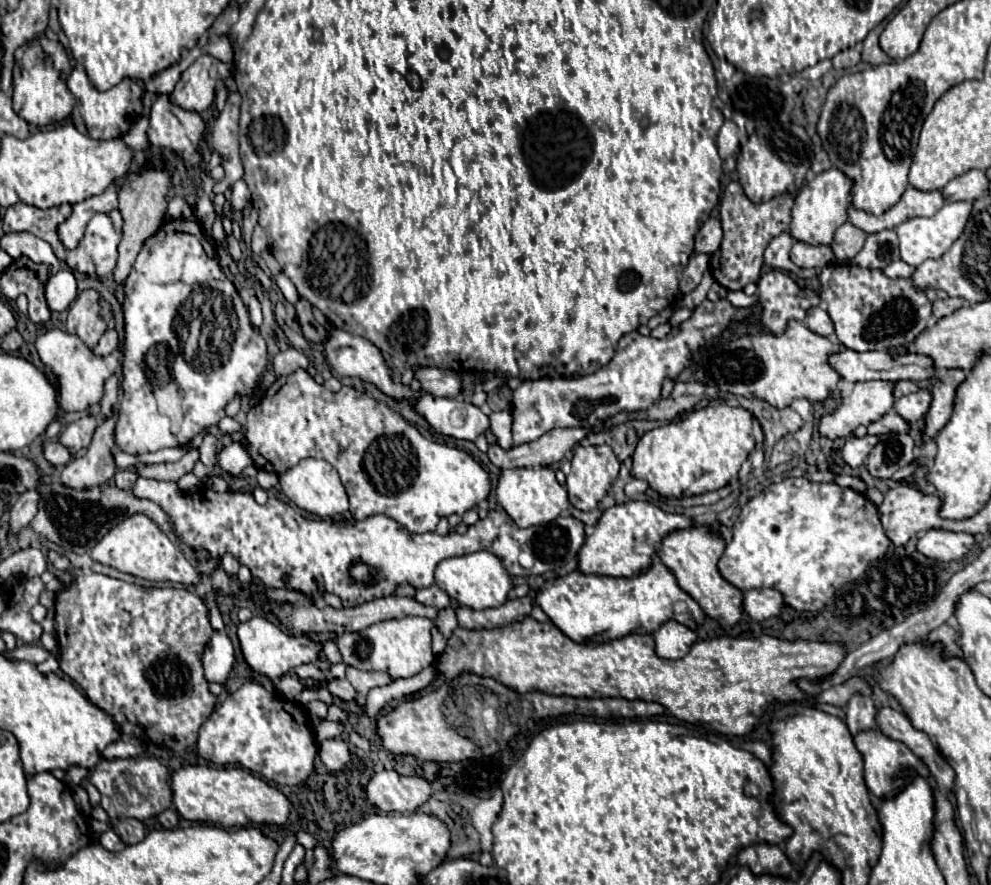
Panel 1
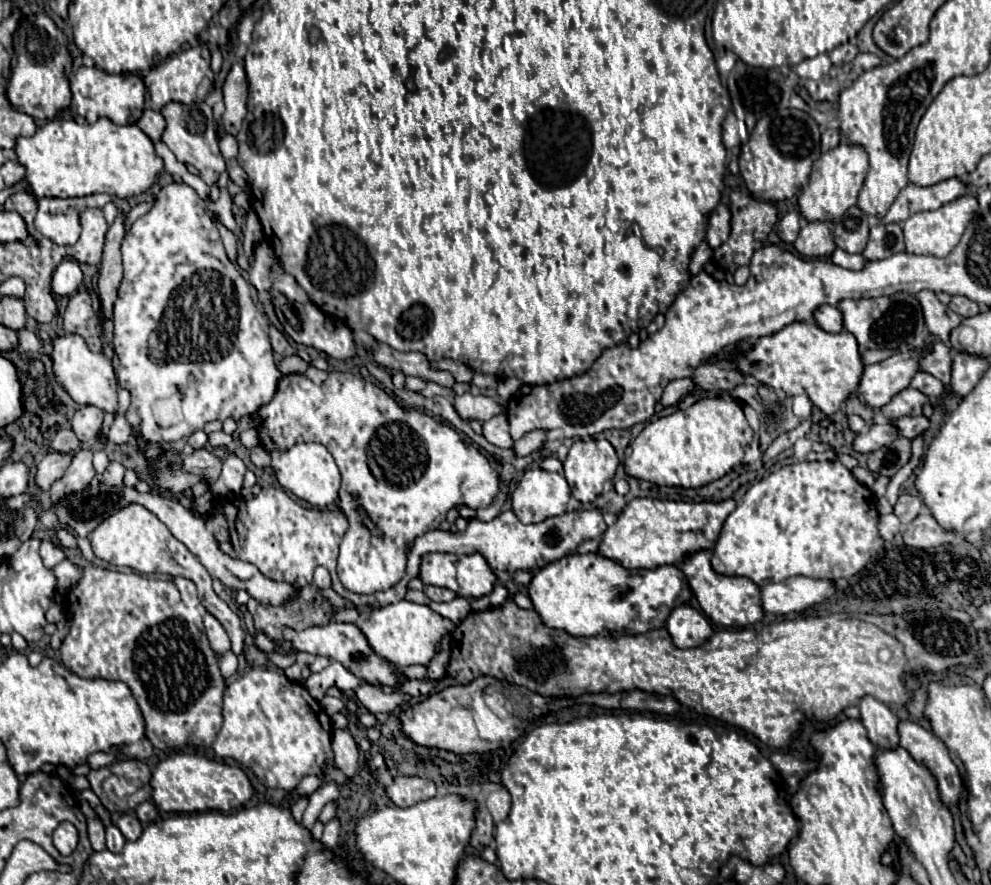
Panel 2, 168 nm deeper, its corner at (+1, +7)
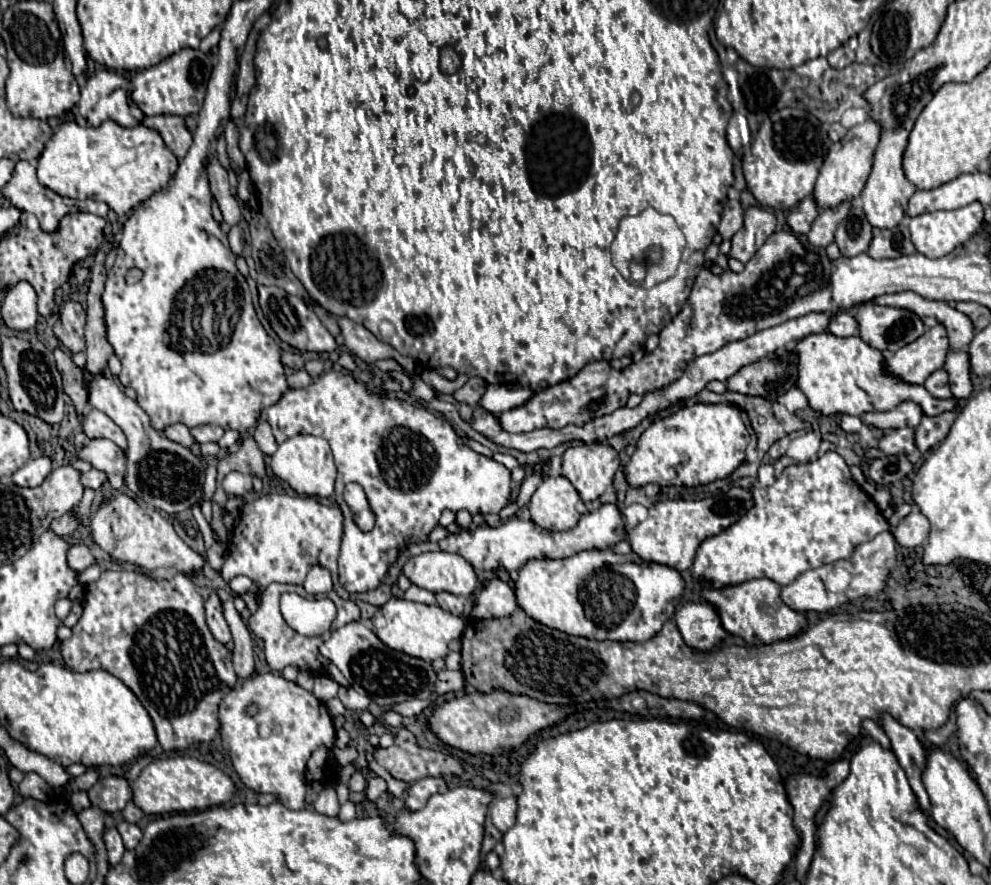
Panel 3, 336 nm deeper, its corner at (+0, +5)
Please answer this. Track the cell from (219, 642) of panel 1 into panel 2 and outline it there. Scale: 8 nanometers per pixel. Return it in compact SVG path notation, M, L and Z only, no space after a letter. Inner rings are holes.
M204 614L204 628L206 628L206 634L208 634L208 640L210 640L210 646L212 650L222 656L226 650L230 650L230 638L226 634L226 630L222 628L222 624L212 616L212 614Z

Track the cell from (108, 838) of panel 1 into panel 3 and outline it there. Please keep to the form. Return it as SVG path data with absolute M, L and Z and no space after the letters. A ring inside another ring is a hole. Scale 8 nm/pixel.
M109 828L109 830L105 830L103 840L105 840L107 852L109 852L109 864L111 864L111 866L119 864L123 852L125 852L125 846L123 846L123 840L121 840L119 832L117 832L115 828Z

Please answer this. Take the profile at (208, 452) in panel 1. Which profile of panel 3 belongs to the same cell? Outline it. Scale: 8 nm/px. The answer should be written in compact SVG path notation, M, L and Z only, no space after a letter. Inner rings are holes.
M183 424L169 426L167 430L163 430L163 434L165 434L169 440L173 440L173 442L177 442L177 444L185 446L185 448L193 448L193 446L197 444L197 442L195 442L195 438L191 436L191 430L189 430L187 426L183 426Z

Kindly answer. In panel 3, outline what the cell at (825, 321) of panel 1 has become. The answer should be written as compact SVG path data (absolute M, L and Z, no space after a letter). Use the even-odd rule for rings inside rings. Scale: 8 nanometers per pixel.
M837 312L831 316L827 330L835 336L853 336L857 334L857 322L851 312Z

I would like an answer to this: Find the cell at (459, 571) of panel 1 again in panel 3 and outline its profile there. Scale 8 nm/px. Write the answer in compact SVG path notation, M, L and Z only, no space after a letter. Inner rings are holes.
M425 552L403 566L405 576L419 588L429 592L451 592L459 596L473 596L477 592L477 574L473 566L449 552Z

